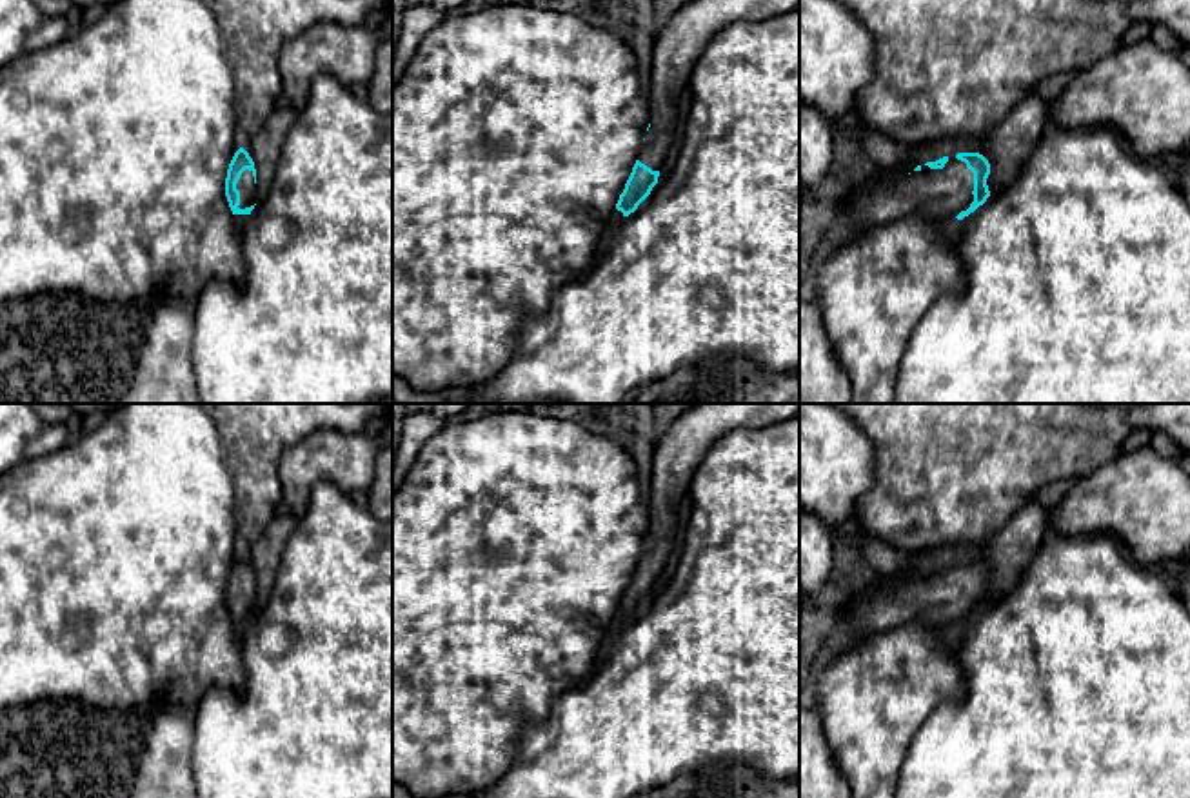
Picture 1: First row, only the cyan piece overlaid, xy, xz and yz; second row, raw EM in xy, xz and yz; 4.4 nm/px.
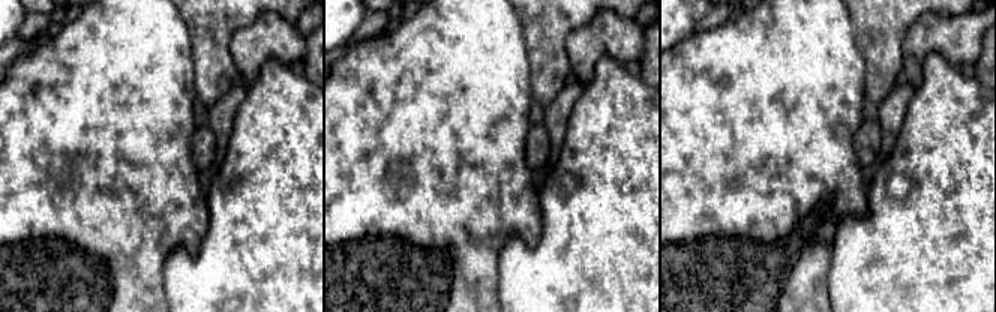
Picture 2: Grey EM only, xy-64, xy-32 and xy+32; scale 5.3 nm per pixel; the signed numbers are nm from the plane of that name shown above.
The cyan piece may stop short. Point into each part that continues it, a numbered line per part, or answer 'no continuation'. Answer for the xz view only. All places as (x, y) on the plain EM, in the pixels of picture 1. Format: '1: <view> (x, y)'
1: xz (673, 458)

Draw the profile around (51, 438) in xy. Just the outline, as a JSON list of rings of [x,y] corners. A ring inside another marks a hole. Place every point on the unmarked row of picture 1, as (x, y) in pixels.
[[[45,427],[25,449],[24,458],[38,458],[58,451],[69,442],[69,433],[64,427]]]

